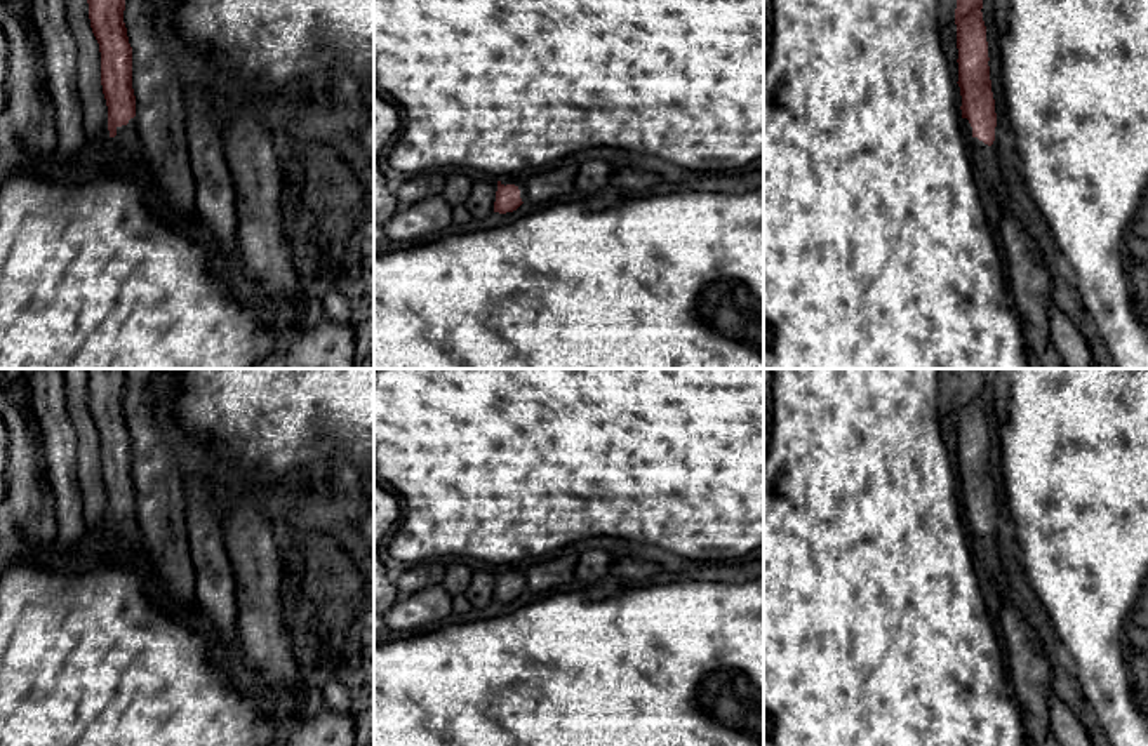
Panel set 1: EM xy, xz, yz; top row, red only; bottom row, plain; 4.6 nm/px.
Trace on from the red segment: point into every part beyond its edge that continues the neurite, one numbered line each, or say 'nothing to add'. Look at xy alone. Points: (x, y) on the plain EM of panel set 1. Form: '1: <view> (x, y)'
1: xy (126, 532)

